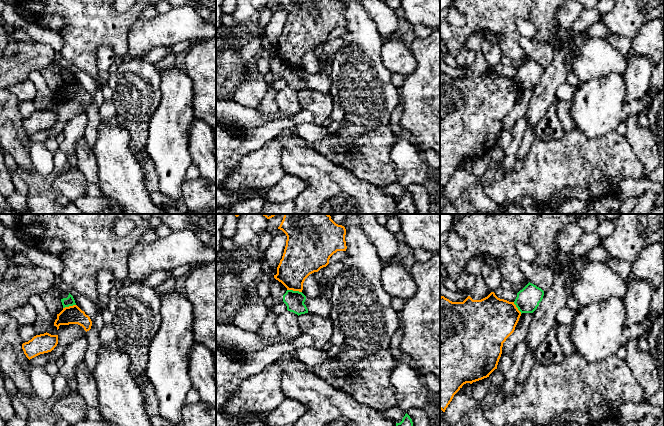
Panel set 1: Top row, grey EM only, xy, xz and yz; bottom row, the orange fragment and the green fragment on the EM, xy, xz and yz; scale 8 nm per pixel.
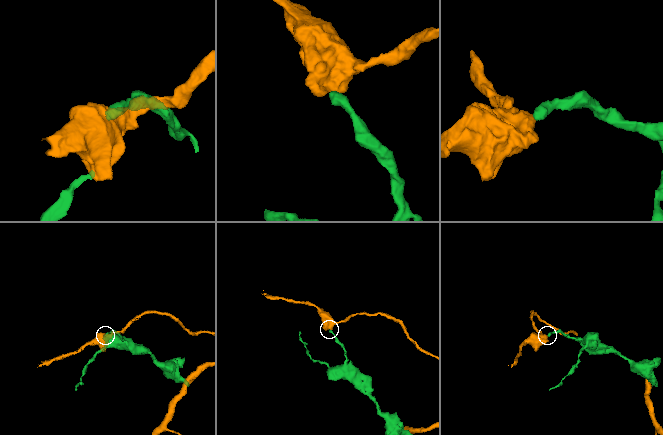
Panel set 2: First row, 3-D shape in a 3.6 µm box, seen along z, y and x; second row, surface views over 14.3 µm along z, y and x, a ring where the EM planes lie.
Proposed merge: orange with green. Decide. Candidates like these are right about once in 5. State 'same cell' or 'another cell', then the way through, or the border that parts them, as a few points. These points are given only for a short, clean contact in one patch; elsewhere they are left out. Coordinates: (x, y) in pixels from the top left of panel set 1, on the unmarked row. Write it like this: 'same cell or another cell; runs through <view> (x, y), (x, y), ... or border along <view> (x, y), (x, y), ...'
another cell

